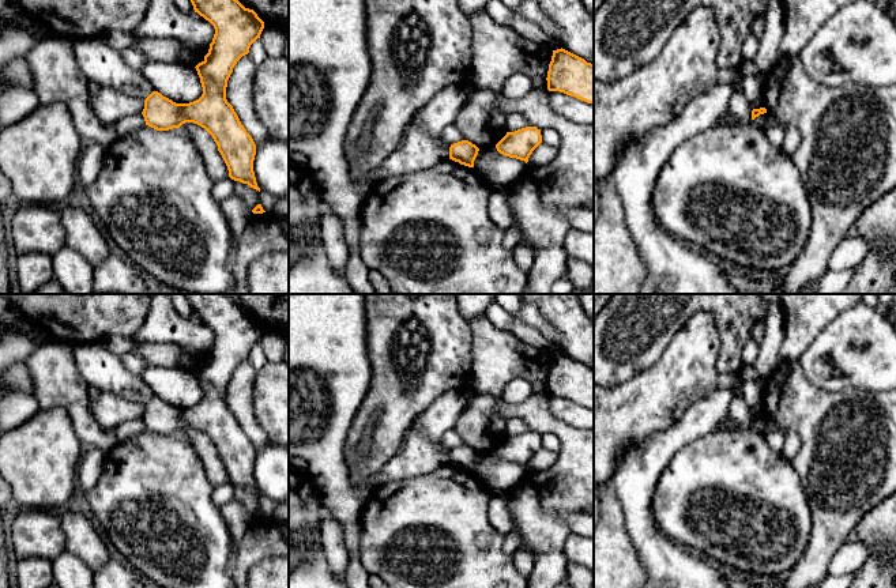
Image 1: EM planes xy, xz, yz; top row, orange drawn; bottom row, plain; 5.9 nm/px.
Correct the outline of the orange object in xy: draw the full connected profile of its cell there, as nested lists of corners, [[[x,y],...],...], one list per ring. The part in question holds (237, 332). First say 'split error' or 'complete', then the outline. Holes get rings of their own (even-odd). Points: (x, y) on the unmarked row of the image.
complete; [[[184,294],[191,305],[195,317],[208,325],[215,339],[210,348],[208,358],[204,365],[195,373],[200,382],[203,399],[199,404],[189,408],[176,408],[163,402],[158,396],[153,396],[144,404],[144,414],[142,416],[146,430],[157,436],[169,436],[180,433],[185,427],[193,427],[204,433],[218,451],[227,475],[229,482],[234,486],[248,489],[251,493],[260,497],[257,491],[253,466],[256,460],[256,449],[252,441],[241,429],[233,411],[226,404],[227,385],[233,377],[237,366],[249,358],[251,350],[260,343],[264,333],[264,327],[253,314],[245,313],[237,304],[234,304],[225,294]]]

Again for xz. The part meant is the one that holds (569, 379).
complete; [[[562,353],[553,355],[546,385],[549,396],[594,408],[594,369]]]

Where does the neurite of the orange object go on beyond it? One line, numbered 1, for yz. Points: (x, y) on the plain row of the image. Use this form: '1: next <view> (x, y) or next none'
1: next none

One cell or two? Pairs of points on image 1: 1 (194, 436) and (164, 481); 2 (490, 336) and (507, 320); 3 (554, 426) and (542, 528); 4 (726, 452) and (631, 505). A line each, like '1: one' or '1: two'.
1: two
2: two
3: one
4: two

